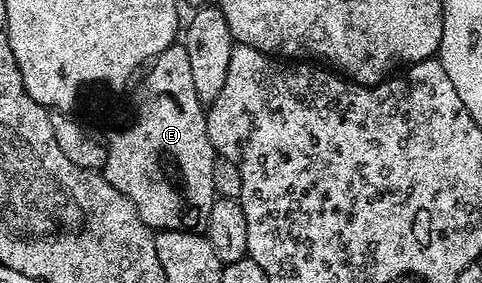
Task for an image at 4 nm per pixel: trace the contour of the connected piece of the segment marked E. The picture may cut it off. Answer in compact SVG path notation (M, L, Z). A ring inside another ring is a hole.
M183 43L171 44L154 57L140 96L144 101L136 112L132 124L121 132L107 137L108 157L102 174L138 210L142 222L153 230L179 230L181 232L200 232L207 229L210 206L218 199L214 190L214 162L217 155L212 151L212 143L206 130L206 108L200 103L198 90L194 90L194 77L190 74L190 58L186 55Z

